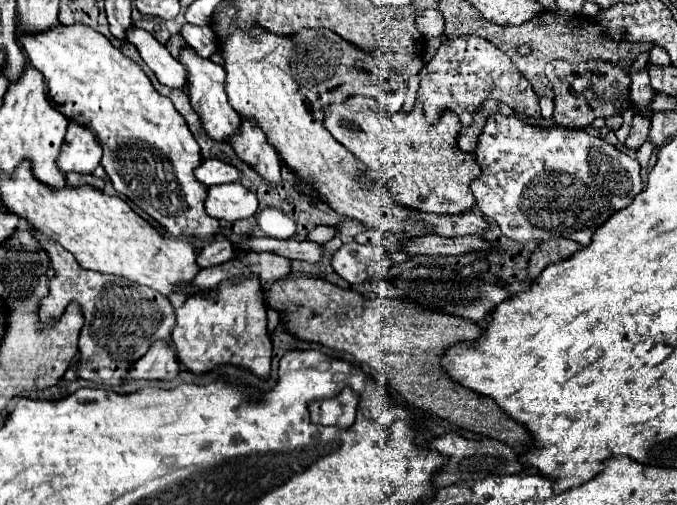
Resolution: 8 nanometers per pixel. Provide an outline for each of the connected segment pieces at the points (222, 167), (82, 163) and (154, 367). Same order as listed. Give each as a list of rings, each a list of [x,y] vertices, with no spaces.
[[[202,160],[202,164],[194,170],[194,176],[198,178],[198,182],[202,182],[204,186],[214,186],[214,184],[228,184],[228,182],[238,182],[240,178],[240,170],[234,168],[232,164],[226,164],[222,160]]]
[[[70,124],[66,130],[66,138],[60,146],[58,154],[58,168],[62,174],[92,174],[94,168],[100,164],[102,148],[96,142],[96,136],[80,126]]]
[[[154,342],[150,350],[132,364],[130,376],[136,380],[174,380],[180,372],[174,348],[166,342]]]

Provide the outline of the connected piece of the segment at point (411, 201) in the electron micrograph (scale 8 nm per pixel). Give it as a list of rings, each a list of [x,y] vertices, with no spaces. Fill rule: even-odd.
[[[352,96],[342,104],[330,104],[326,106],[326,118],[324,118],[326,130],[342,144],[346,146],[356,160],[360,160],[364,166],[368,166],[368,174],[374,178],[372,182],[380,188],[388,186],[392,194],[396,194],[394,200],[402,202],[408,208],[414,208],[418,212],[434,212],[434,214],[464,214],[472,210],[474,196],[470,190],[470,182],[478,178],[480,168],[476,164],[474,154],[464,154],[458,148],[458,134],[462,130],[462,124],[454,112],[444,112],[440,124],[428,124],[424,120],[424,114],[418,106],[410,114],[398,112],[388,114],[382,112],[378,102],[364,98],[364,96]]]

